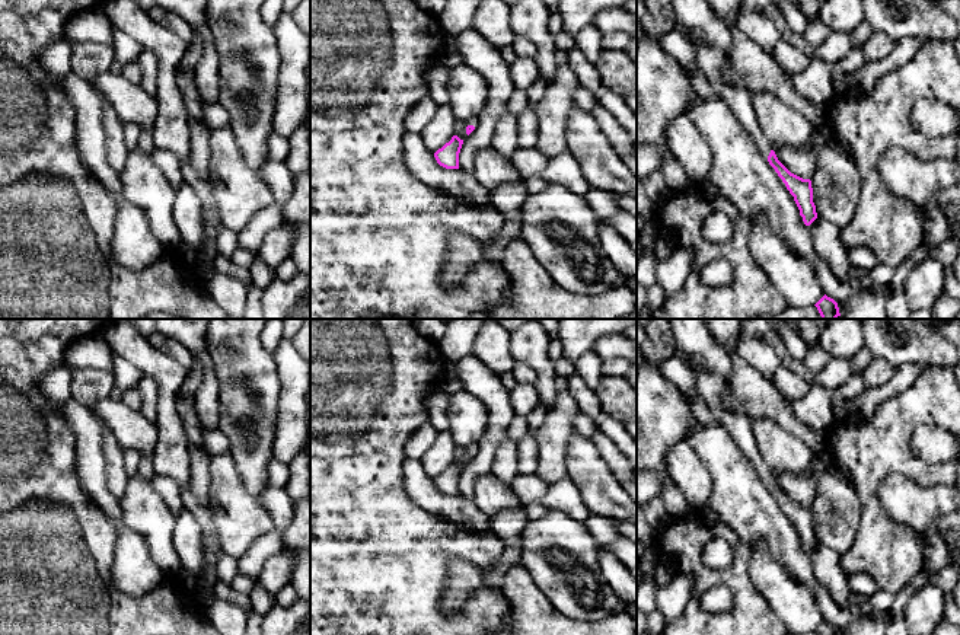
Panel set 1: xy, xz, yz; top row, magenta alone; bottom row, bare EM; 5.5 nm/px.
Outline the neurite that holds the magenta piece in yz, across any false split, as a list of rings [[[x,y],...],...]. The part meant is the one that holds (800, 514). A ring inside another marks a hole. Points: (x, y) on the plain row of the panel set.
[[[677,351],[677,355],[693,371],[698,392],[708,402],[741,453],[752,462],[763,485],[775,495],[790,520],[794,523],[804,551],[810,552],[817,545],[816,532],[813,529],[811,507],[791,500],[778,486],[775,478],[772,476],[772,469],[766,465],[759,453],[758,443],[752,433],[750,418],[744,414],[731,414],[723,408],[721,398],[723,389],[725,386],[725,379],[712,371],[707,371],[704,367],[695,364],[686,354],[680,351]]]

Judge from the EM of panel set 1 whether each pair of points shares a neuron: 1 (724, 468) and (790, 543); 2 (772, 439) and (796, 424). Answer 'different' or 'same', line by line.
1: same
2: different

